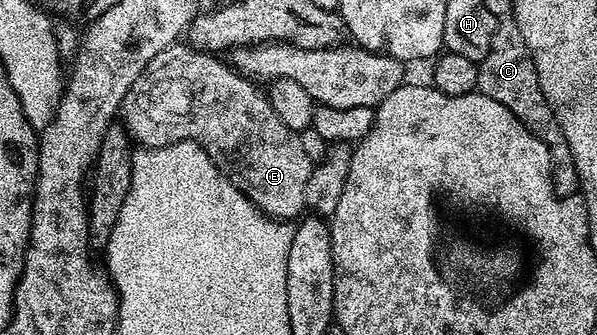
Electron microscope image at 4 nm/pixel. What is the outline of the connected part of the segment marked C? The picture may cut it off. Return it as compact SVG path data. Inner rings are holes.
M513 18L499 19L496 30L492 34L492 46L490 52L478 64L477 91L482 92L488 98L496 98L520 122L524 122L526 128L531 128L548 146L550 157L554 163L554 192L558 196L573 196L579 191L578 171L574 169L574 160L570 156L568 142L562 137L562 131L558 129L558 123L554 112L546 104L544 90L540 90L540 78L536 74L536 66L532 62L532 54L520 35Z

